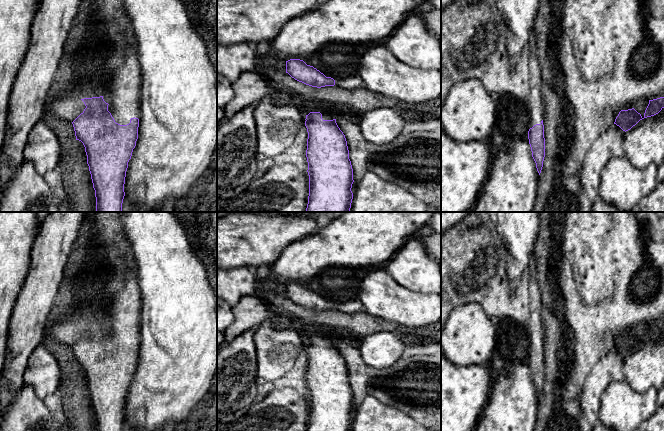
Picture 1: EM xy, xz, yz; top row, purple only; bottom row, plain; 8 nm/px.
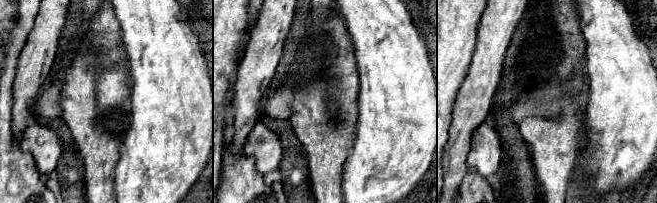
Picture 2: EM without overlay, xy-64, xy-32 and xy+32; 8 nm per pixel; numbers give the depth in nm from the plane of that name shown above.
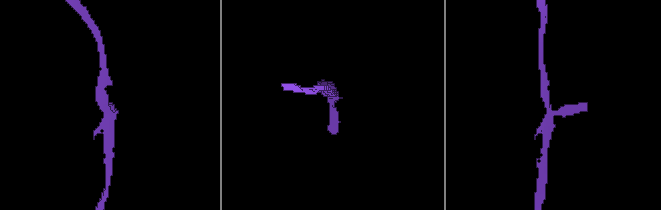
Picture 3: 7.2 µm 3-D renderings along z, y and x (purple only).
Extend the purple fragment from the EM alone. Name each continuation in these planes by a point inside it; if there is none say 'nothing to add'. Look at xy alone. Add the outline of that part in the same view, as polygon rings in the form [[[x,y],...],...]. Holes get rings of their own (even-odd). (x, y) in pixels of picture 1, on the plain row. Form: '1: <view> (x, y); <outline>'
1: xy (125, 317); [[[126,263],[122,264],[122,272],[122,289],[114,299],[112,313],[104,313],[103,323],[108,328],[116,328],[115,332],[108,331],[115,346],[127,349],[131,342],[140,343],[139,322],[142,304],[137,274]]]

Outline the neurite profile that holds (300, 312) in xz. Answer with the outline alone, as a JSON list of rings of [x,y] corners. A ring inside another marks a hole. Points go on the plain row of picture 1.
[[[274,294],[262,299],[283,311],[293,313],[297,318],[320,326],[328,326],[337,330],[349,330],[362,337],[376,332],[393,332],[398,324],[373,317],[366,312],[348,314],[338,310],[312,311],[292,302],[288,297]]]

